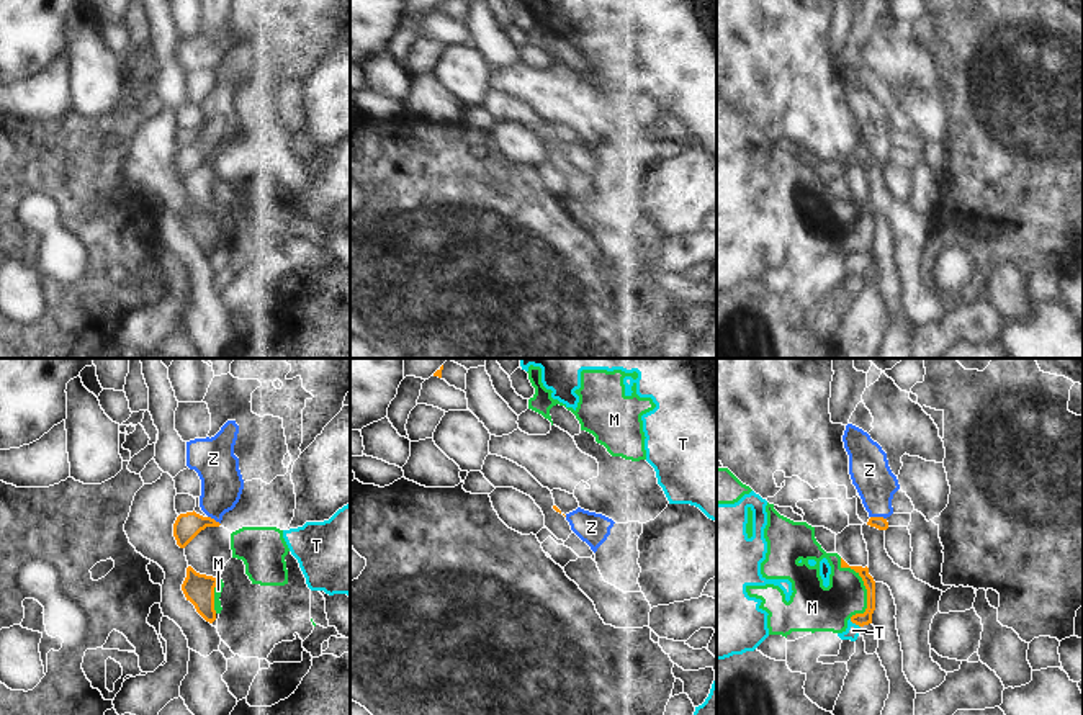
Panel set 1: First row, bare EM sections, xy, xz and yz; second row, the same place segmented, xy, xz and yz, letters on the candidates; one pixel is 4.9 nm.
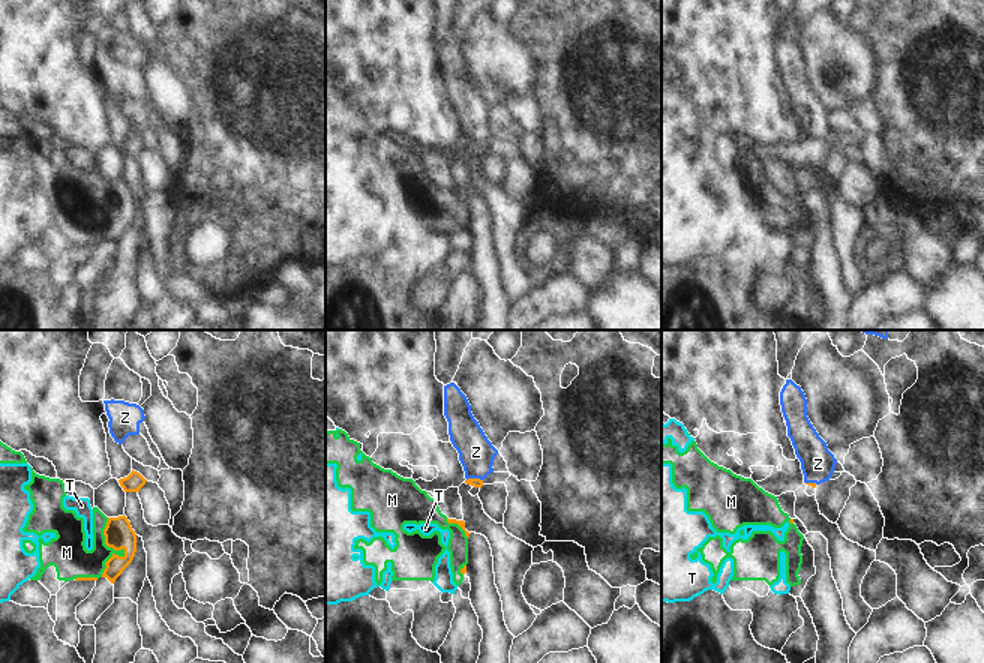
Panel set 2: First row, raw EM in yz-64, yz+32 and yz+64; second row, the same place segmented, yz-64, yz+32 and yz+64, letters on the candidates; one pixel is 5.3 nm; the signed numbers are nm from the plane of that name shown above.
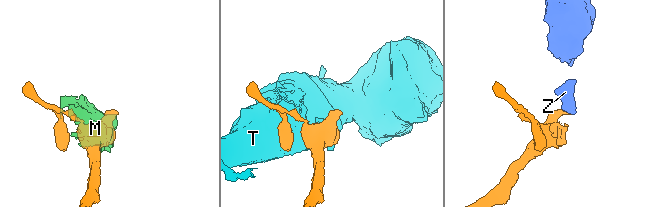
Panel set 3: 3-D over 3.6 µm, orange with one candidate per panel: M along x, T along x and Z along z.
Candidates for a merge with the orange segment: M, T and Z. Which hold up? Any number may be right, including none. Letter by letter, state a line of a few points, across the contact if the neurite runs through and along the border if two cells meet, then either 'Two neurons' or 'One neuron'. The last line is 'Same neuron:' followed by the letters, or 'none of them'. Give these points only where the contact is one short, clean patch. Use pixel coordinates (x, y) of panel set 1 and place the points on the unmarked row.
M: Two neurons
T: Two neurons
Z: Line: yz (879, 156), (879, 151), (876, 116), (869, 103). One neuron
Same neuron: Z

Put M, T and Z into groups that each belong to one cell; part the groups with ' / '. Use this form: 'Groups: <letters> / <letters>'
Groups: M T / Z

